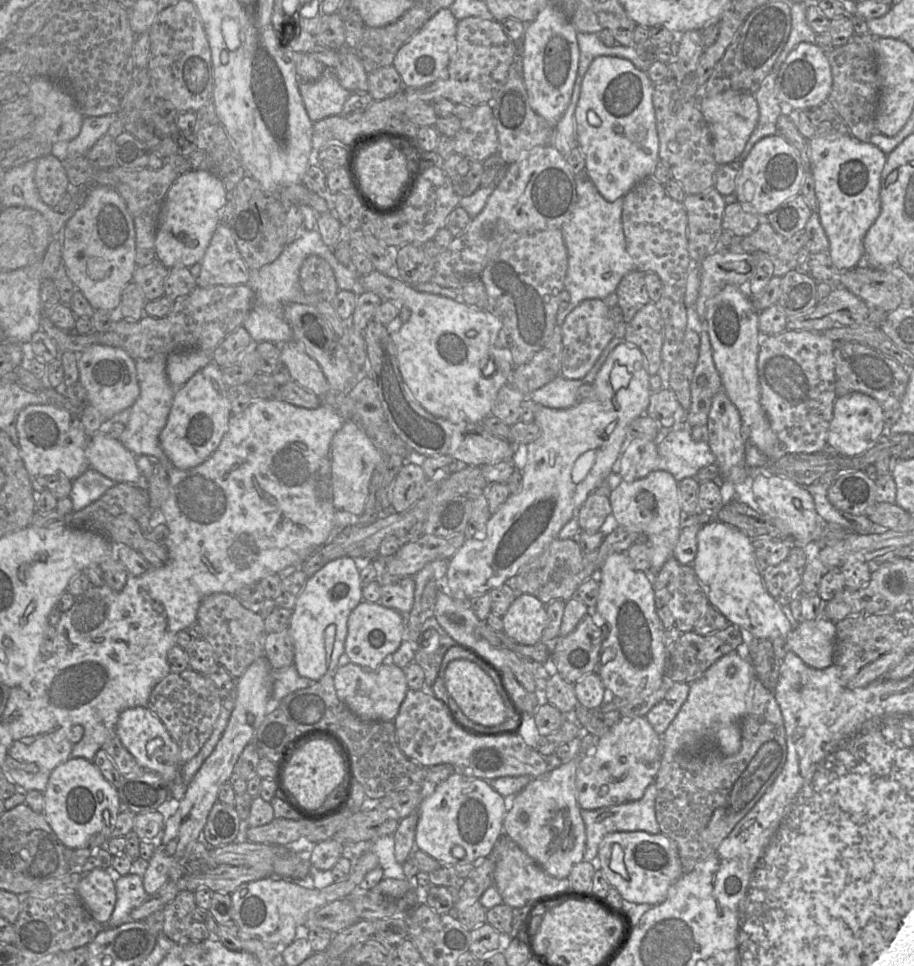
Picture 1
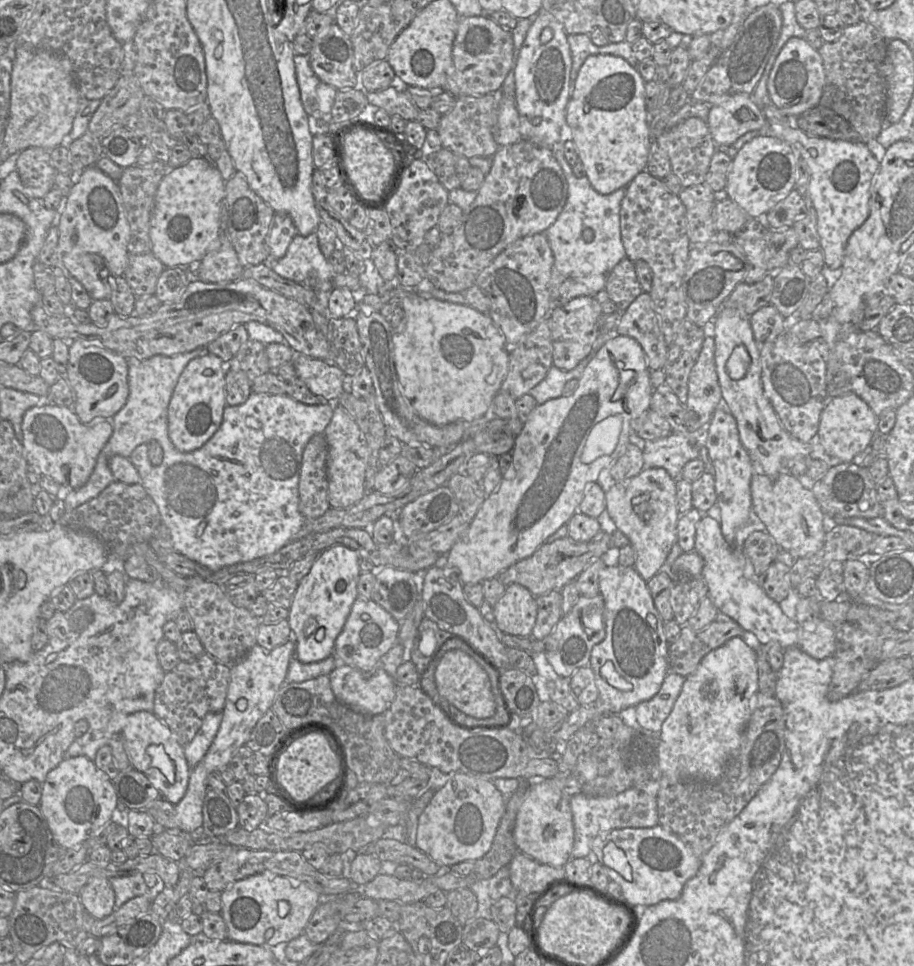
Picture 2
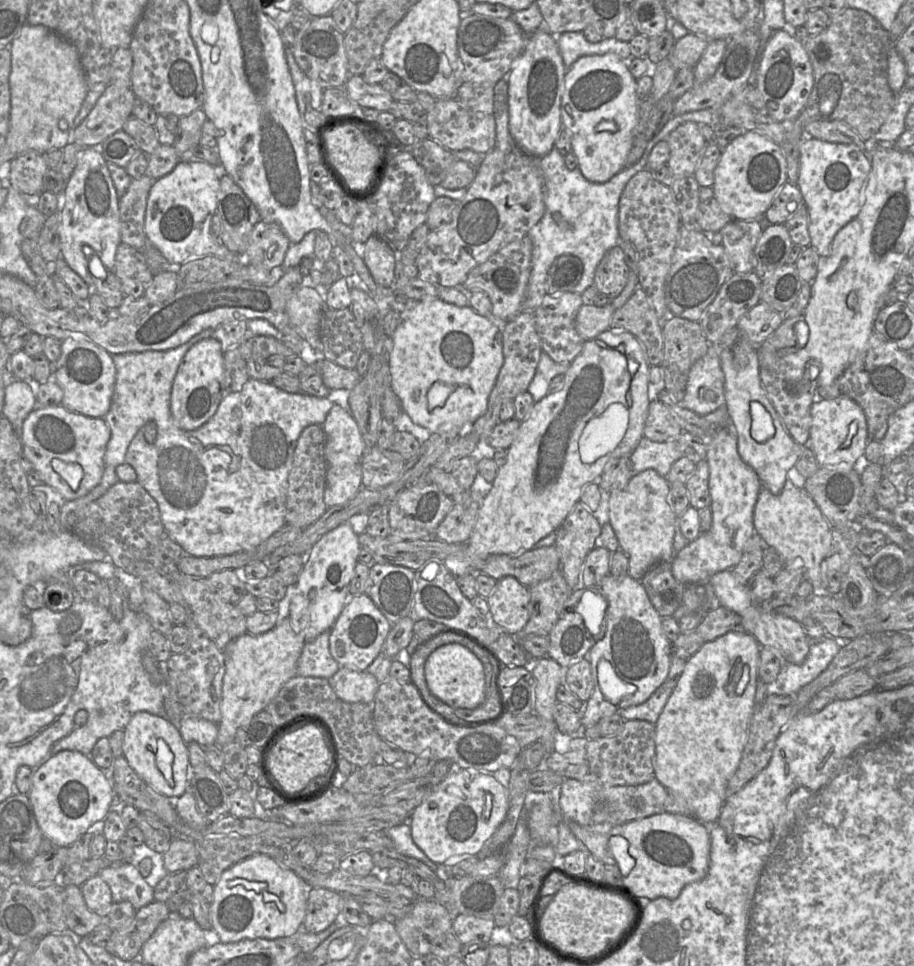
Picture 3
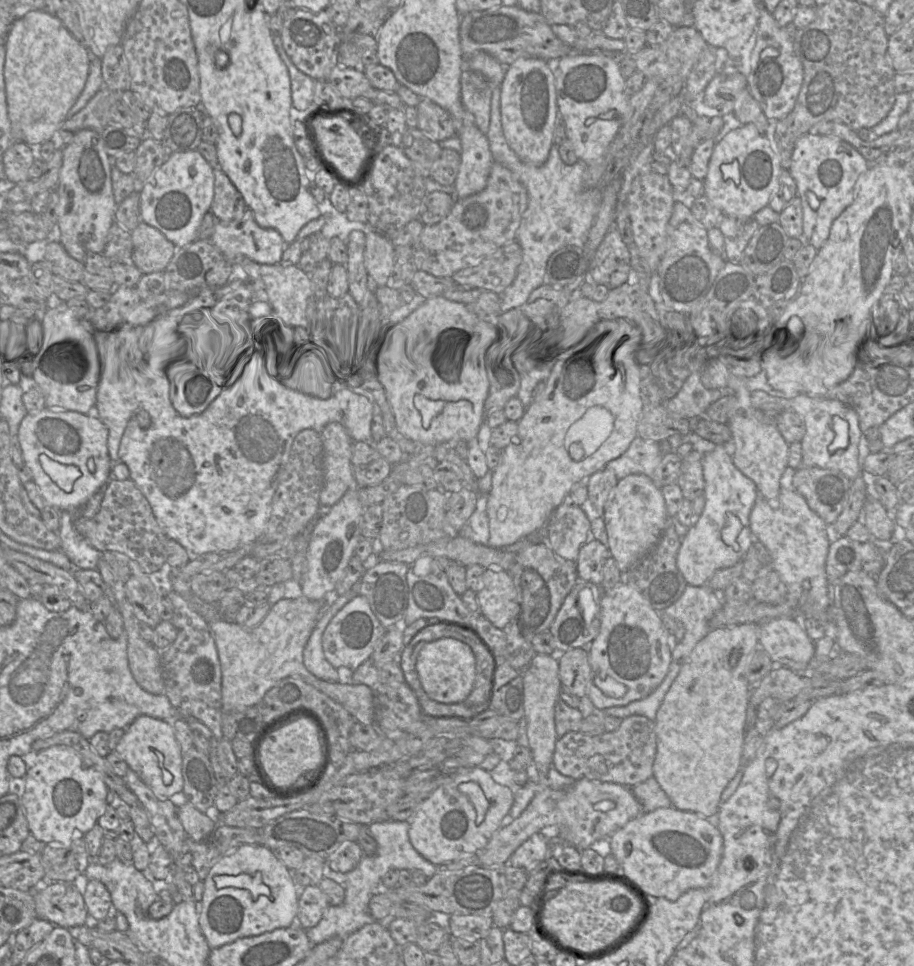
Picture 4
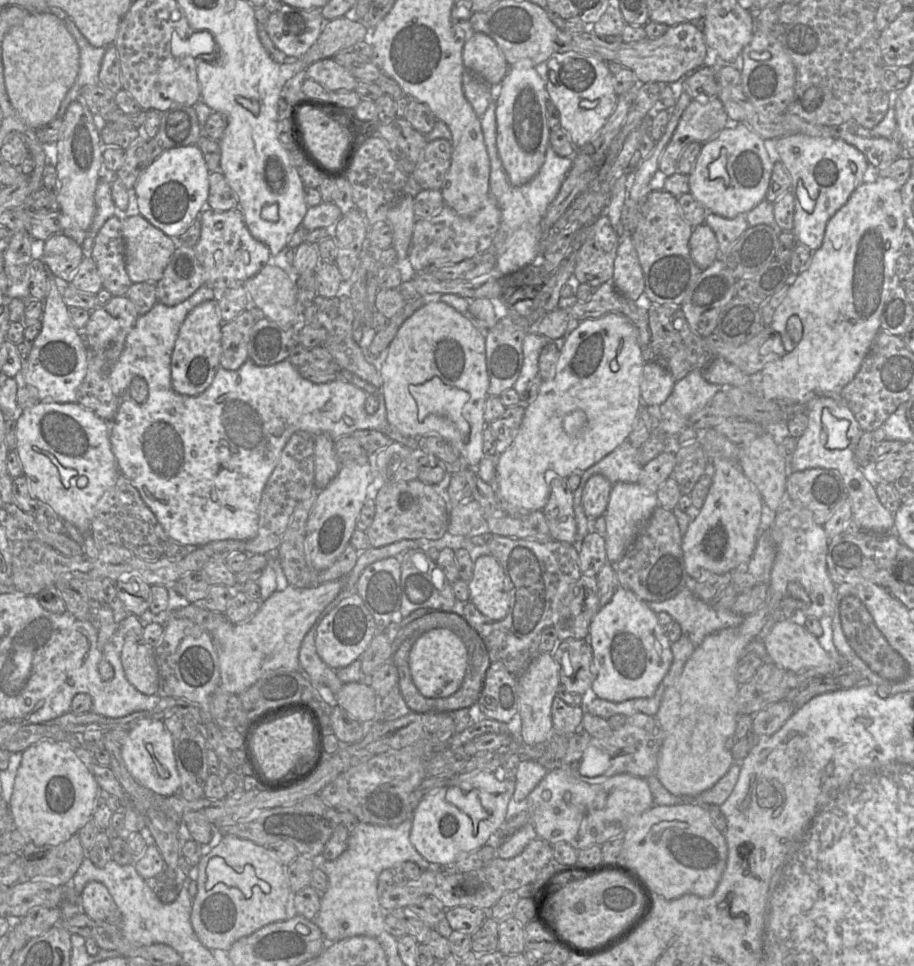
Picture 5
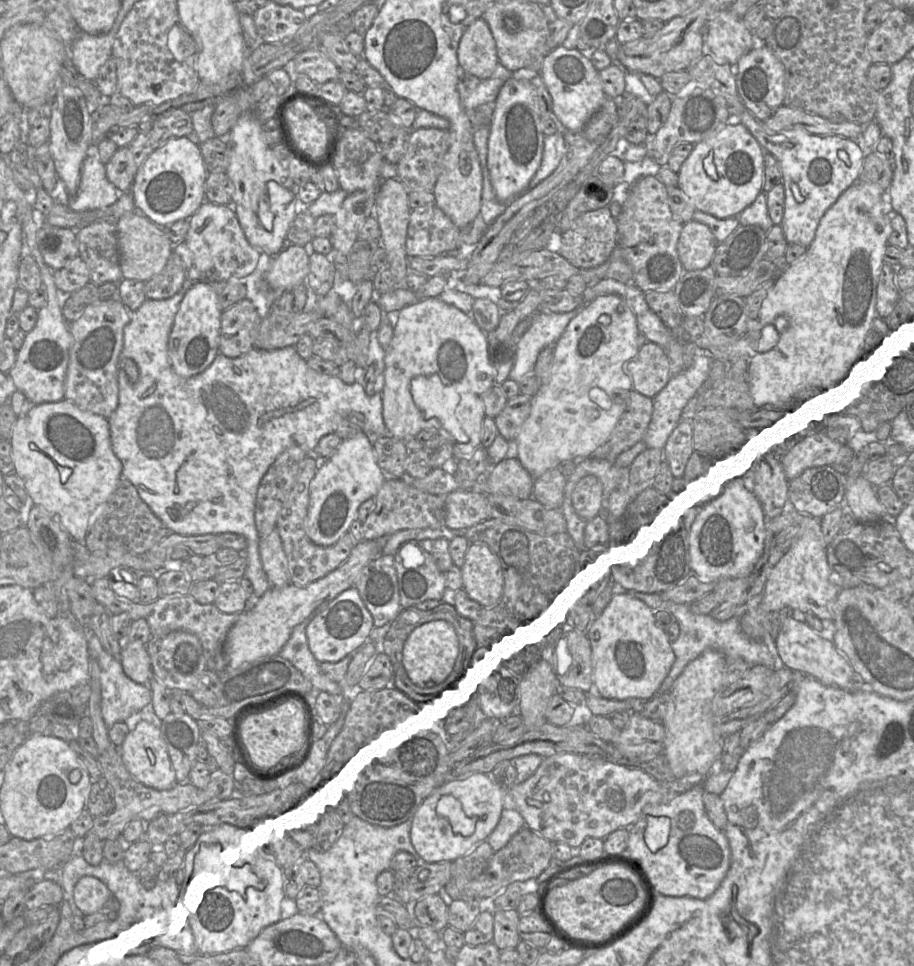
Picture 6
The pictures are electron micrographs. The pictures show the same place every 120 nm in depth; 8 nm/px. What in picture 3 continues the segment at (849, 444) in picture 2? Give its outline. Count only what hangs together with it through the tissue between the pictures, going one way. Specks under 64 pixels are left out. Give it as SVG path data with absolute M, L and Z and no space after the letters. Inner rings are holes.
M847 397L821 399L812 403L810 415L809 439L805 445L813 451L819 468L853 467L870 441L862 408Z

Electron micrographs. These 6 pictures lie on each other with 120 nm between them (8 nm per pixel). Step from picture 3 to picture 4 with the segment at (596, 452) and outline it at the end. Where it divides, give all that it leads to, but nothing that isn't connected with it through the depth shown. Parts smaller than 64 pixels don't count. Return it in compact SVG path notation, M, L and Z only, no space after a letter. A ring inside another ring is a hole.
M596 406L588 409L586 413L568 429L565 436L565 446L568 448L573 443L581 444L585 457L593 455L608 439L614 428L614 417L609 410Z

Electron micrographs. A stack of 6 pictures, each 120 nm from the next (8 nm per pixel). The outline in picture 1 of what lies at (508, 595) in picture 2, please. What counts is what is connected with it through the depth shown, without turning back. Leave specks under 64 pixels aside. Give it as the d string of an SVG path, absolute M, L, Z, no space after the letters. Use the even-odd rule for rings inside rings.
M518 593L502 621L503 632L518 644L537 644L548 623L546 605L533 595Z

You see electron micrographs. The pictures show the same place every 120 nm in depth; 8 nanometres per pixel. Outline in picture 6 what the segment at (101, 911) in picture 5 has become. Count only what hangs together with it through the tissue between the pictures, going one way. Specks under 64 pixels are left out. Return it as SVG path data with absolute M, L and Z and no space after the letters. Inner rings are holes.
M83 877L74 888L74 901L84 916L104 914L106 921L110 907L114 903L114 895L99 880Z

